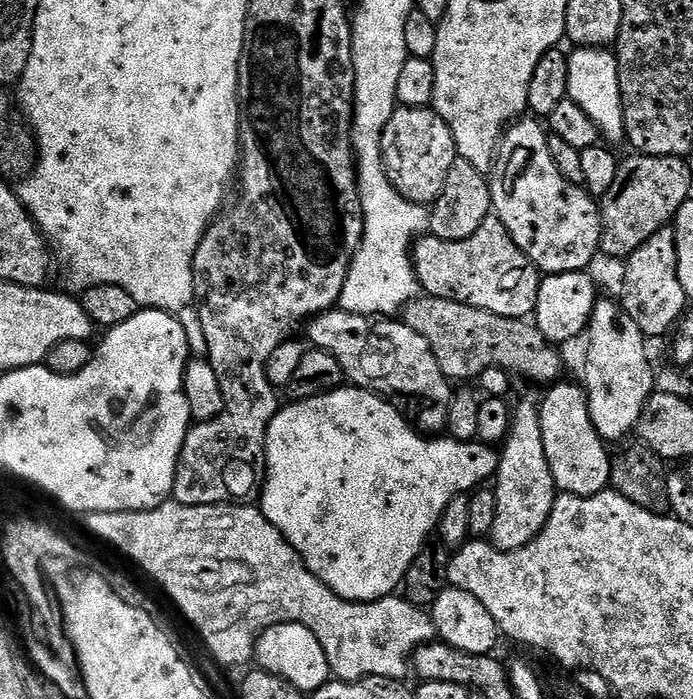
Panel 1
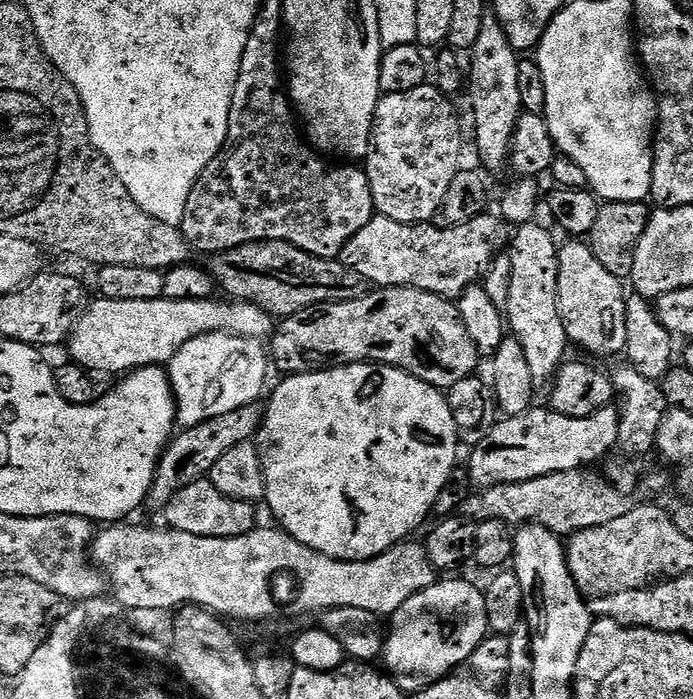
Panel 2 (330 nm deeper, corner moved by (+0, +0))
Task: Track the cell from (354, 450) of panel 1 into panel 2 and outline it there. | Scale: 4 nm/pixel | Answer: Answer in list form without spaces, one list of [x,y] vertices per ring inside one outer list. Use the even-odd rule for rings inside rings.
[[[346,364],[335,368],[324,368],[320,372],[303,372],[297,376],[285,375],[284,380],[267,397],[264,422],[254,437],[260,449],[260,461],[264,467],[264,500],[270,511],[276,515],[275,523],[283,528],[302,546],[318,550],[335,560],[369,560],[396,544],[403,544],[411,532],[416,532],[424,524],[424,519],[433,515],[438,494],[442,486],[451,478],[458,467],[456,448],[461,447],[460,436],[454,426],[454,414],[450,414],[447,395],[441,389],[430,386],[410,374],[385,364]]]

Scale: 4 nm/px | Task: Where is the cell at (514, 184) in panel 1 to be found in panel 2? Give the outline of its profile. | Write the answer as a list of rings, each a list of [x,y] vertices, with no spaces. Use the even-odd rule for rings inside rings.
[[[485,15],[478,42],[470,50],[472,61],[466,64],[466,96],[472,99],[472,124],[476,127],[476,152],[492,172],[500,172],[510,160],[512,135],[522,111],[518,94],[518,66],[521,57],[510,46],[506,30],[496,23],[495,15]]]

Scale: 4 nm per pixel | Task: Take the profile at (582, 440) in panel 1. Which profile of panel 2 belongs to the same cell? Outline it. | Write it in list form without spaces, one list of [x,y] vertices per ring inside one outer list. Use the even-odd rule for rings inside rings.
[[[533,222],[519,225],[515,229],[510,240],[510,255],[512,257],[512,269],[510,270],[510,298],[506,315],[511,335],[522,342],[522,350],[526,350],[526,363],[530,365],[530,374],[538,386],[551,385],[560,365],[565,363],[564,356],[570,349],[570,341],[566,334],[566,326],[562,326],[560,307],[556,291],[558,290],[558,257],[560,248],[556,240],[540,225],[540,222]]]

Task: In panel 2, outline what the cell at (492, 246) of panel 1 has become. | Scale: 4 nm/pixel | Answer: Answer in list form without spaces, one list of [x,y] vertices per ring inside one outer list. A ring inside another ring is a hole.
[[[376,214],[340,252],[338,259],[350,270],[362,274],[369,285],[376,288],[417,288],[430,294],[459,298],[468,288],[479,285],[488,273],[488,268],[497,256],[501,255],[510,244],[510,228],[499,215],[485,214],[465,224],[439,226],[435,223],[403,224],[394,222],[394,218]]]

